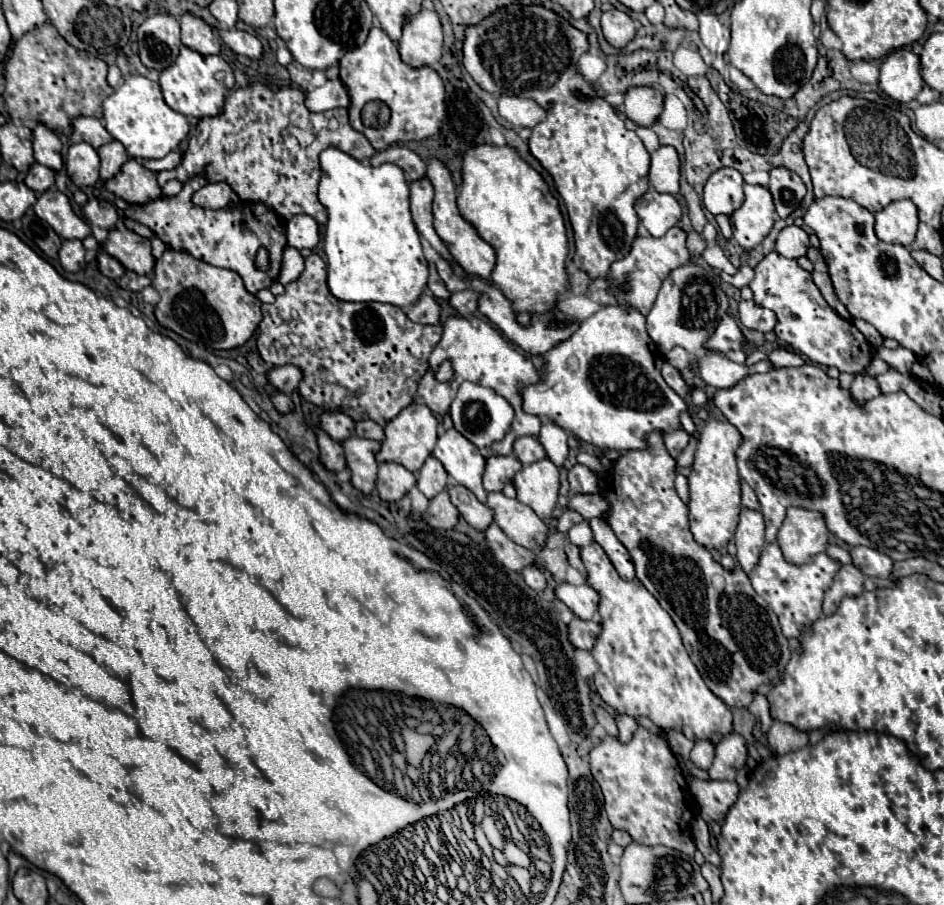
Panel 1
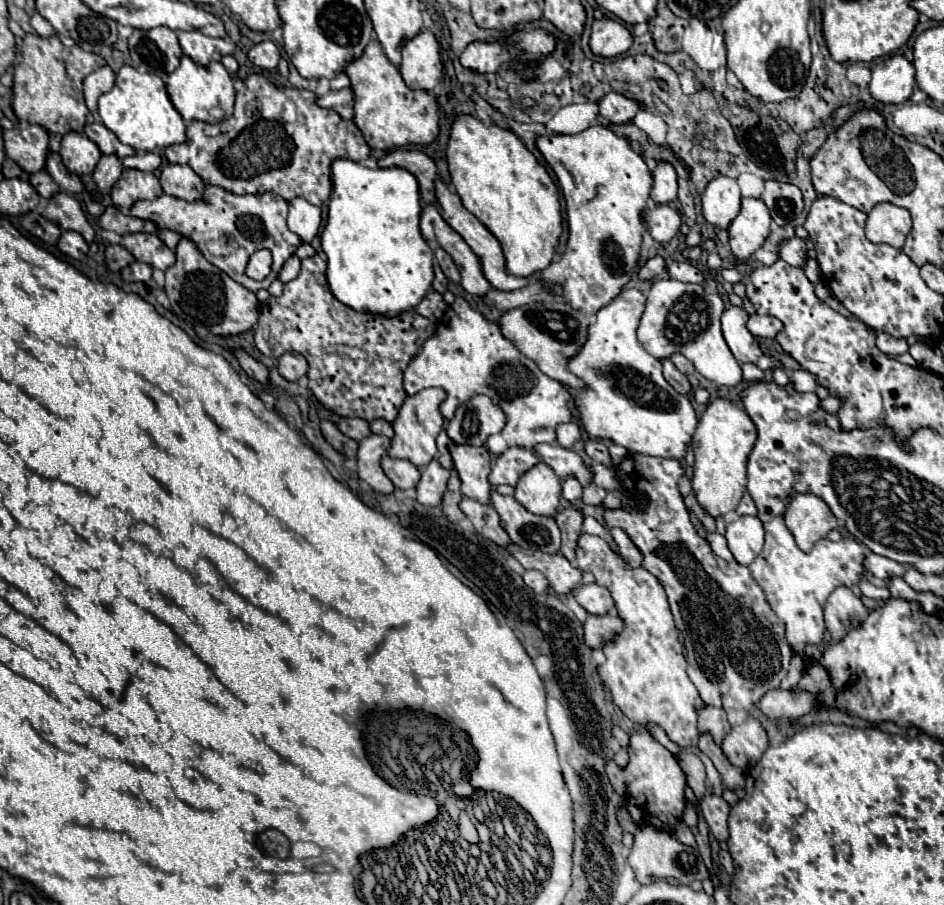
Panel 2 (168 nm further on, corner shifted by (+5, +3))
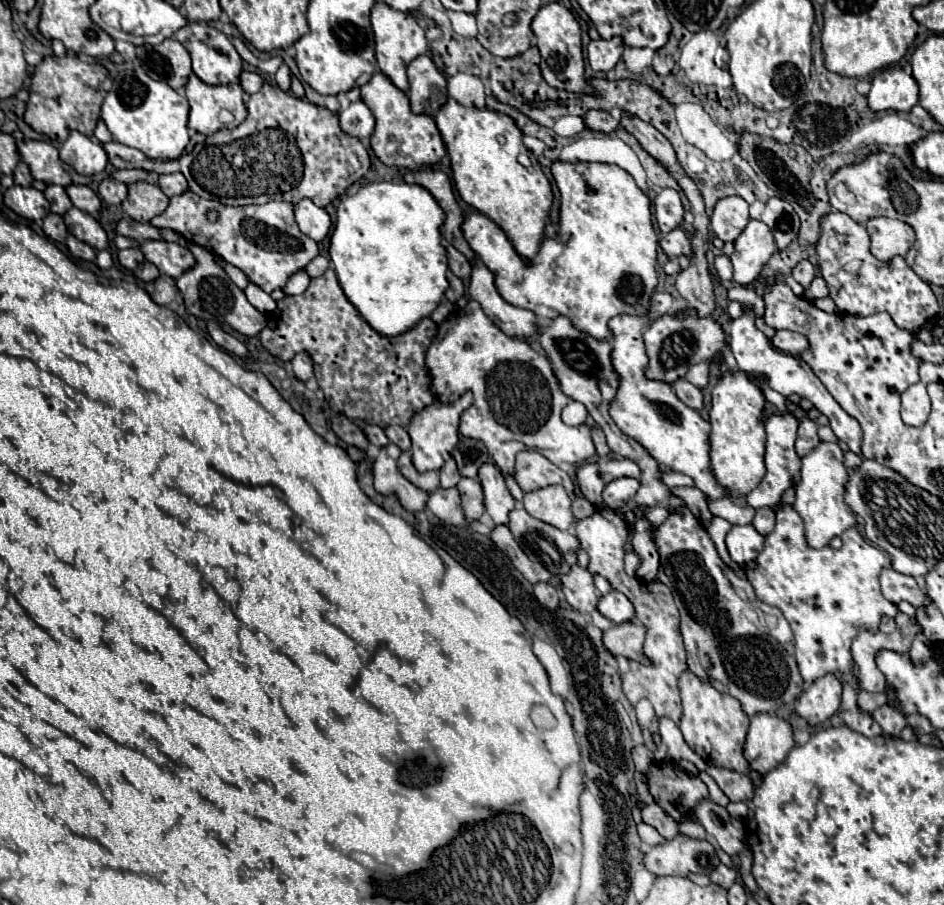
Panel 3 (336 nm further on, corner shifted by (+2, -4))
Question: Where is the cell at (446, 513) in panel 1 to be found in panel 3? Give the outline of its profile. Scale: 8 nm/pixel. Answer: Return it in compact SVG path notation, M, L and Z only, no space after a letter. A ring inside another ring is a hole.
M461 478L457 484L457 490L461 492L461 506L463 512L469 520L479 520L481 514L485 512L485 506L481 510L483 504L483 494L481 494L481 484L479 480L473 478Z

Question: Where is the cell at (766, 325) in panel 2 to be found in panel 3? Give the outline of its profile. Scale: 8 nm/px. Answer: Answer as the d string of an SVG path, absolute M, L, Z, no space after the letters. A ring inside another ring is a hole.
M777 330L771 342L775 348L779 348L791 356L799 356L805 350L809 350L807 336L803 336L799 332L791 332L791 330Z

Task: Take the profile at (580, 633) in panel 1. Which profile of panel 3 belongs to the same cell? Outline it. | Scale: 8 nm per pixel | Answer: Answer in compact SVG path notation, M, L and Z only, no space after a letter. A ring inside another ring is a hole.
M631 620L619 626L609 628L603 634L605 648L615 656L625 656L629 660L637 660L641 664L651 664L647 656L643 654L643 640L645 640L647 628L639 620Z

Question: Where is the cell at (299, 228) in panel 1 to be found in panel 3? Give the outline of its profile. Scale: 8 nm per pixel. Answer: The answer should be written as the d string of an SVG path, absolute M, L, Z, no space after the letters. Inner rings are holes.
M303 198L301 202L297 202L295 218L297 218L299 230L309 238L313 238L315 242L321 242L329 234L329 228L331 228L329 214L323 208L315 206L309 198Z

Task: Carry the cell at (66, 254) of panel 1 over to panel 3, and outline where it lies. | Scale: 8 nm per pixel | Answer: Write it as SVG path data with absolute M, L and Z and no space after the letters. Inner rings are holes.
M67 236L67 248L79 260L95 260L95 256L97 256L95 248L91 248L89 244L77 240L75 236Z

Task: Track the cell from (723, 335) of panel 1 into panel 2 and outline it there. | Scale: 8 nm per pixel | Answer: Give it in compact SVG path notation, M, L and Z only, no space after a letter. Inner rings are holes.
M730 307L730 309L724 311L724 315L722 315L722 333L724 333L726 345L730 347L730 351L736 357L738 363L752 361L760 369L770 371L774 365L780 365L780 361L776 361L774 357L764 355L760 351L760 345L756 343L756 339L746 329L746 319L748 319L748 313L740 307Z

